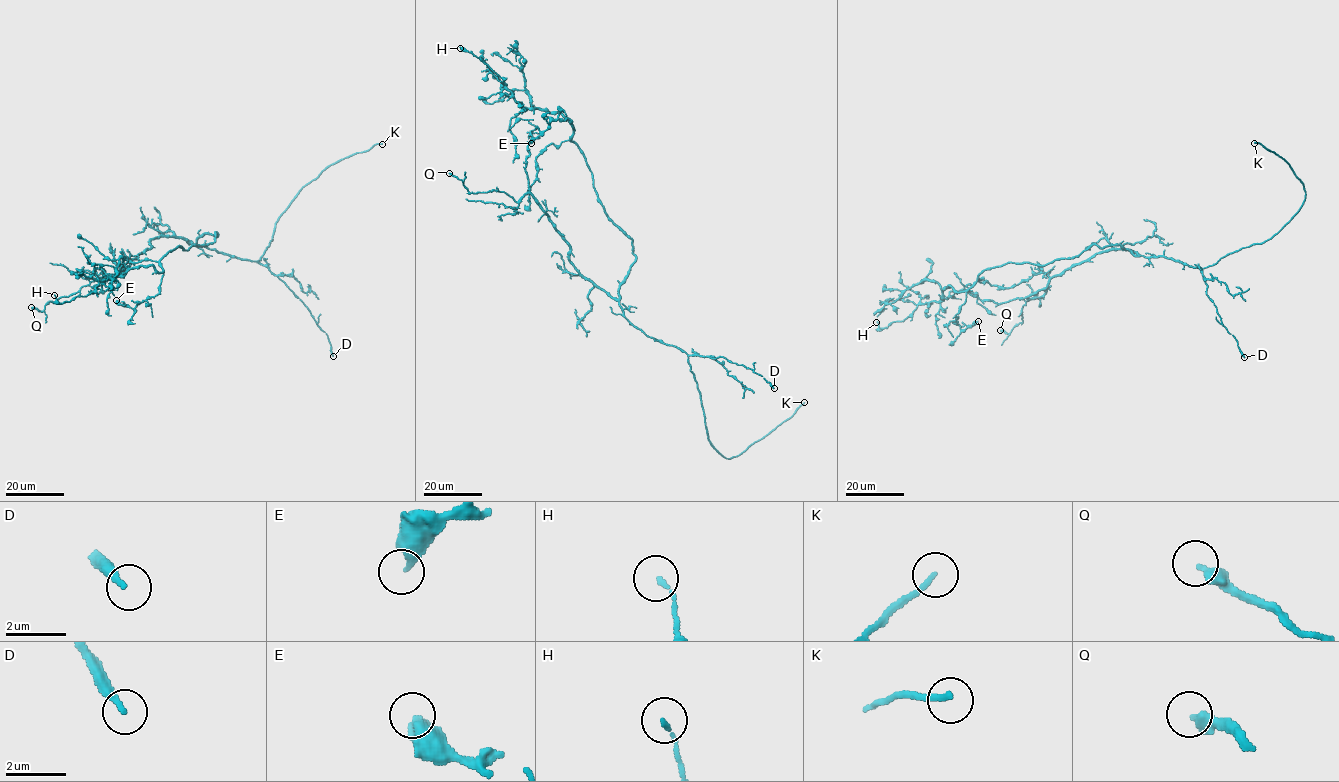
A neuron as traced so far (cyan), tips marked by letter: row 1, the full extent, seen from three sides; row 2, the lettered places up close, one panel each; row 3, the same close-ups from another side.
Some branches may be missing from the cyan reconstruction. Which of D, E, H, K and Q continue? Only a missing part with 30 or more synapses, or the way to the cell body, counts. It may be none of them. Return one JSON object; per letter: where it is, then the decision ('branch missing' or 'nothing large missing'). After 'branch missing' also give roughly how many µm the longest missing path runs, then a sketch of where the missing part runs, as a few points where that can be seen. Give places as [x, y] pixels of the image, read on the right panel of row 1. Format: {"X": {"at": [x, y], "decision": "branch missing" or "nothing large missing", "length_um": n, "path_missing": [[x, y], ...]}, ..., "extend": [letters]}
{"D": {"at": [1244, 357], "decision": "nothing large missing"}, "E": {"at": [978, 321], "decision": "nothing large missing"}, "H": {"at": [876, 322], "decision": "nothing large missing"}, "K": {"at": [1254, 143], "decision": "branch missing", "length_um": 25, "path_missing": [[1254, 143], [1247, 139], [1210, 137]]}, "Q": {"at": [1000, 330], "decision": "nothing large missing"}, "extend": ["K"]}

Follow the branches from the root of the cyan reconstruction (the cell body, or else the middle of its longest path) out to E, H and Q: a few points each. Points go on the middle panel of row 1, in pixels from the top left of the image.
E: (619, 287), (635, 260), (633, 241), (605, 211), (585, 157), (571, 140), (571, 122), (552, 120), (531, 143)
H: (619, 287), (635, 260), (633, 241), (605, 211), (571, 140), (572, 124), (523, 109), (460, 48)
Q: (619, 287), (612, 298), (577, 270), (530, 194), (516, 202), (497, 190), (473, 193), (449, 173)

